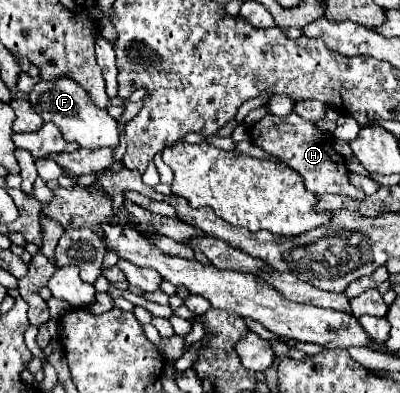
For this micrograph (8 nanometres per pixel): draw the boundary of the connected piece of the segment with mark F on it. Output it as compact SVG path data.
M57 79L57 81L41 81L33 87L29 93L29 101L39 111L43 121L53 121L67 141L75 141L81 147L87 149L99 149L99 147L119 147L119 127L117 121L107 113L107 109L95 107L91 99L87 99L87 91L79 87L73 79Z

